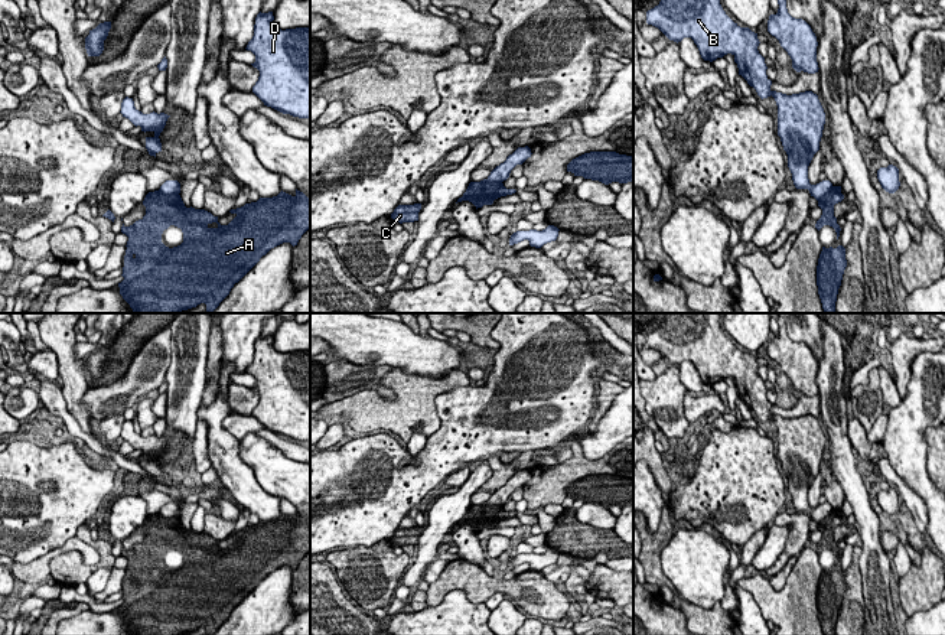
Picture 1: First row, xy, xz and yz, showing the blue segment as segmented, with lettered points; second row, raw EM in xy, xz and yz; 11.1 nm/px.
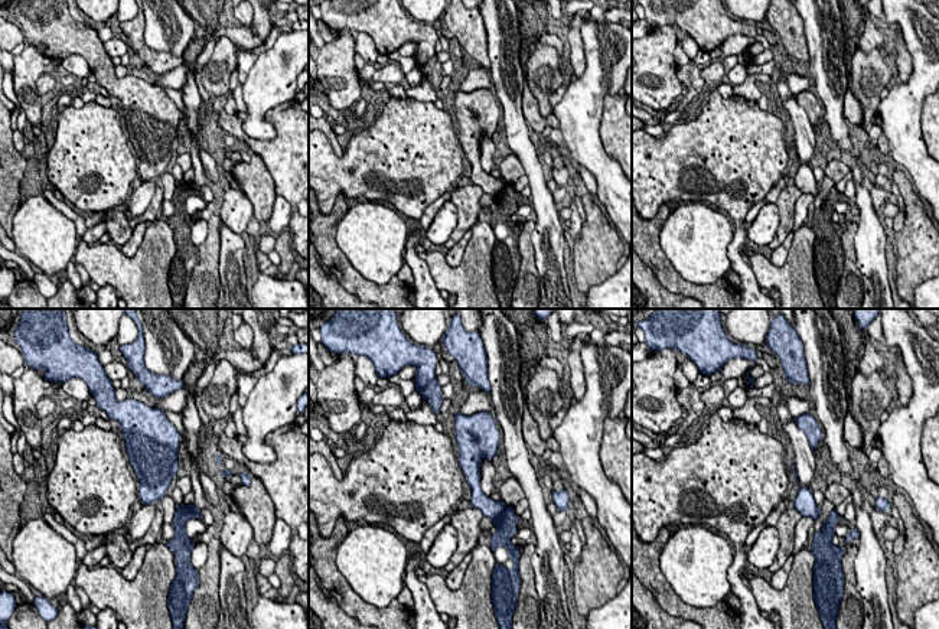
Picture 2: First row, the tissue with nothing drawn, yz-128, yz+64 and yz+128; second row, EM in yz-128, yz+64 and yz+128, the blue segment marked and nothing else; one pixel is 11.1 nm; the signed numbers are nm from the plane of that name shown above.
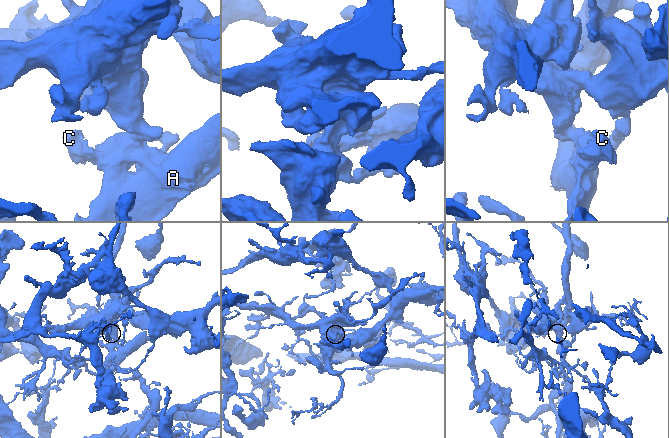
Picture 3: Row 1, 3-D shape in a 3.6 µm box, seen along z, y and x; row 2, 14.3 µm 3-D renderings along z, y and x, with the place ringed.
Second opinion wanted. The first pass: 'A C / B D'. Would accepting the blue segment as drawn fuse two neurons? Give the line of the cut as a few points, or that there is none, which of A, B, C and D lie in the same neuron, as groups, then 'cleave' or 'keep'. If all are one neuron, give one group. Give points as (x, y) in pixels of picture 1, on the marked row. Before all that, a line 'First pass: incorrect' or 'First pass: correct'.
First pass: correct
cut xy (159, 189), (178, 195); groups A C / B D; cleave

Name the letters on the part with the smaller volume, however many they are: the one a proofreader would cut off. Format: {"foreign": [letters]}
{"foreign": ["A", "C"]}

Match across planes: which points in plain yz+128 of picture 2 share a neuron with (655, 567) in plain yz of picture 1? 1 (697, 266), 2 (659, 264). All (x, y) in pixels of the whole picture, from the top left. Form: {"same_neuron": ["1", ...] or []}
{"same_neuron": ["2"]}

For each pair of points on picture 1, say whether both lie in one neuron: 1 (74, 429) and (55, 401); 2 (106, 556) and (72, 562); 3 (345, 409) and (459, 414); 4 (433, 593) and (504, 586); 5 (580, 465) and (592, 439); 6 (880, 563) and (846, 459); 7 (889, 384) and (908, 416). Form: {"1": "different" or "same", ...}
{"1": "same", "2": "same", "3": "different", "4": "same", "5": "different", "6": "same", "7": "different"}

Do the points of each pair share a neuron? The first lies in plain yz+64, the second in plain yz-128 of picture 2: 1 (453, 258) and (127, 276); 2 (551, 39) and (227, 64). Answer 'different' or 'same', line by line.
1: different
2: different

